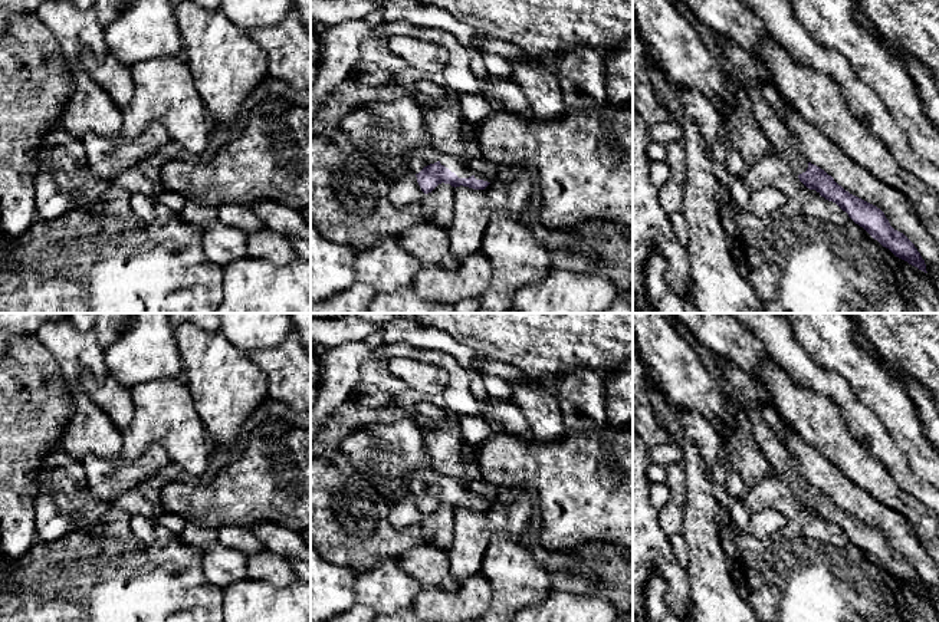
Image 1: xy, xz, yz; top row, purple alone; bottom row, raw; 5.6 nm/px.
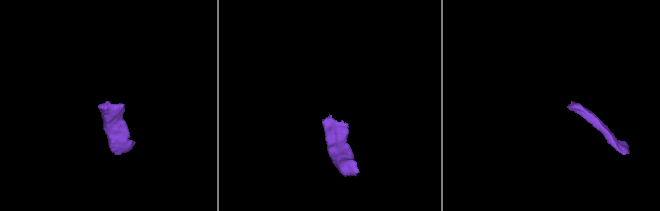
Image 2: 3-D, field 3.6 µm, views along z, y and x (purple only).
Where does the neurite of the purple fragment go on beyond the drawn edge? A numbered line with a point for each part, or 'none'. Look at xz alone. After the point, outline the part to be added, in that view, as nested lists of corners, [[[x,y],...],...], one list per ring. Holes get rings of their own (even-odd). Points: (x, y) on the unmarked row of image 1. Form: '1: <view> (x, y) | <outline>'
1: xz (424, 477) | [[[431,467],[417,468],[414,471],[410,481],[411,494],[418,496],[424,488],[437,483],[449,490],[452,494],[454,494],[459,500],[469,500],[473,497],[476,501],[483,501],[489,504],[486,497],[475,494],[469,487],[460,486],[454,478],[443,475]]]

